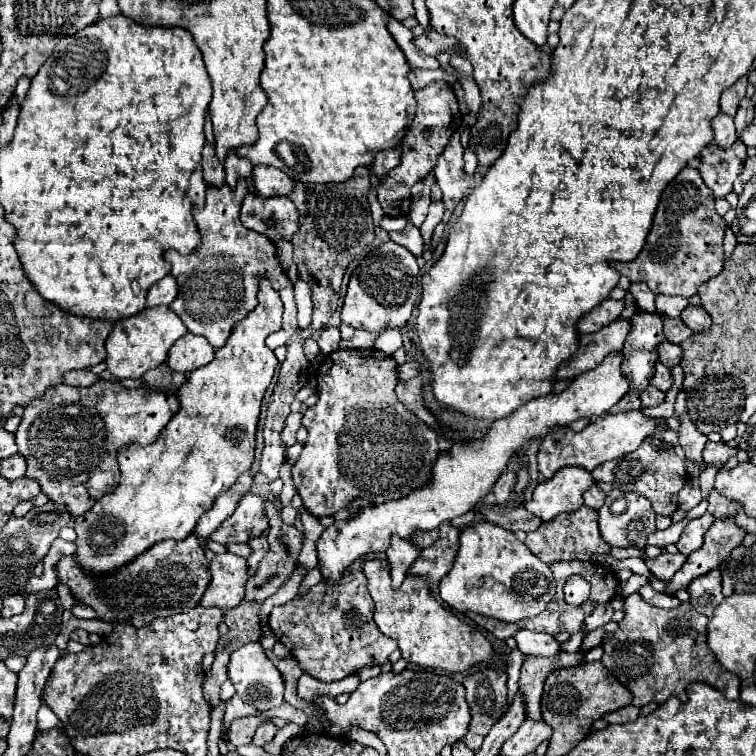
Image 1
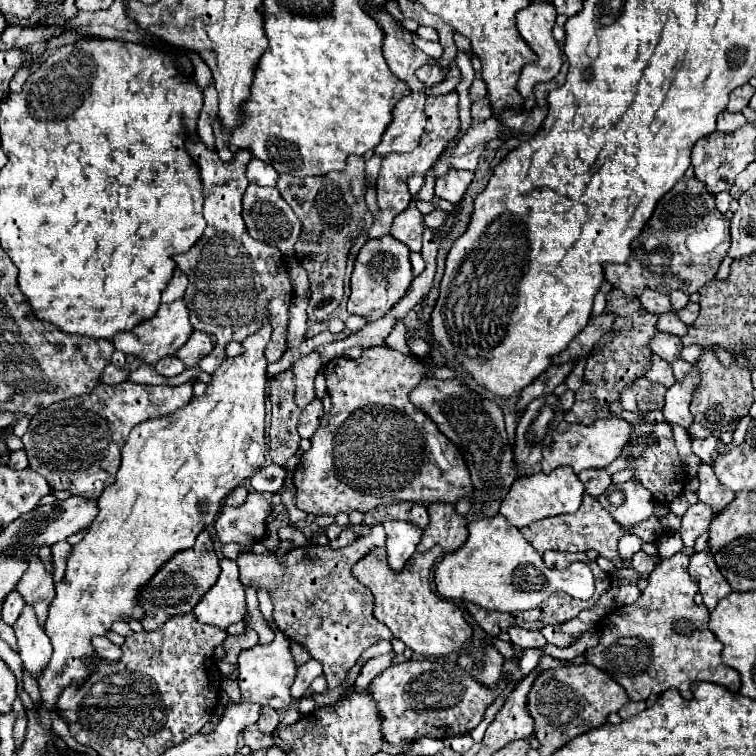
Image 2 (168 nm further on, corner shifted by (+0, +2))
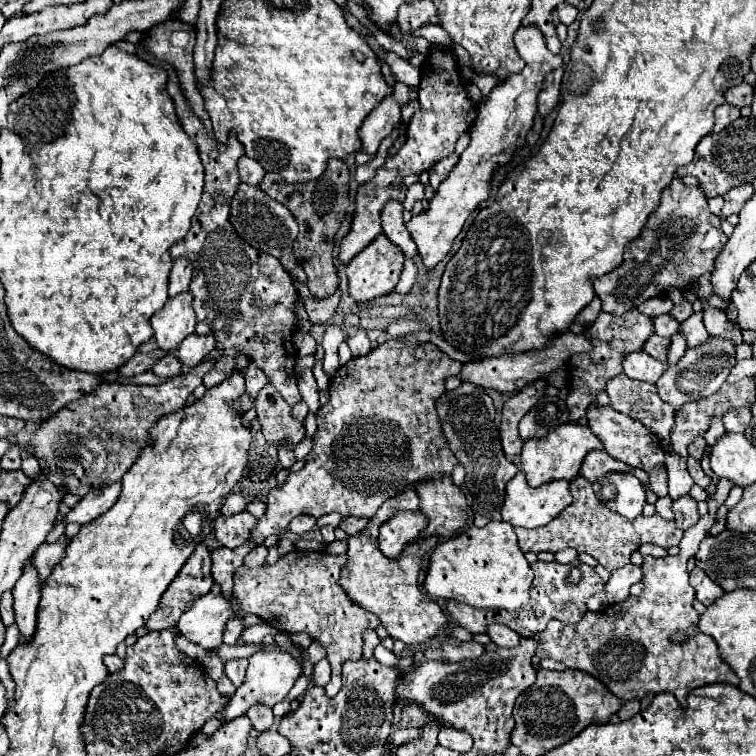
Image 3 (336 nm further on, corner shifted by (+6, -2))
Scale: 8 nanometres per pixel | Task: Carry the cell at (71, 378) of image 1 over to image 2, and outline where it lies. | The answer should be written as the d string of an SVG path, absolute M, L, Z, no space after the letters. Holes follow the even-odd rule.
M109 364L109 366L105 368L105 376L101 378L101 382L103 382L103 384L119 384L119 382L123 382L123 380L127 380L127 378L129 378L129 370L117 368L117 366Z

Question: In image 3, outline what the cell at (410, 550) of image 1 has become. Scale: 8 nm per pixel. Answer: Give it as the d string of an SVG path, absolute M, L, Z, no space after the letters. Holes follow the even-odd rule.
M399 512L379 528L379 550L391 560L399 558L403 548L419 538L425 524L427 520L421 512Z

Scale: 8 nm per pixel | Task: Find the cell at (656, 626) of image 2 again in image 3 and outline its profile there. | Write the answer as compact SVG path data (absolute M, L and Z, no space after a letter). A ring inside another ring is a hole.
M729 480L717 482L715 494L707 498L709 512L705 516L701 516L701 520L685 532L685 536L679 544L681 552L677 556L665 556L665 558L645 556L643 558L643 574L645 574L643 586L645 588L639 596L629 596L625 602L611 604L599 612L587 612L581 618L581 622L577 622L577 624L561 624L557 620L549 622L549 626L537 636L537 640L539 640L537 656L553 658L557 662L563 662L567 668L589 672L591 676L601 680L621 700L641 700L649 692L653 692L653 694L671 692L677 696L677 701L685 708L687 694L693 688L699 688L705 684L715 684L715 682L737 686L739 684L737 674L721 660L715 640L711 636L703 634L697 626L699 614L693 608L695 590L691 588L689 574L687 574L687 560L697 554L699 542L705 538L709 528L715 524L715 514L717 514L719 506L725 502L731 488L733 488L733 484L729 484Z

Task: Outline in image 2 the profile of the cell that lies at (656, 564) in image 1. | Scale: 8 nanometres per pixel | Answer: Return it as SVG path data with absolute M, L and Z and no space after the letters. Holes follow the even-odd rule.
M643 550L635 552L633 558L631 558L633 570L635 570L637 574L641 574L641 576L647 576L647 574L655 568L657 562L659 562L659 556L649 556L649 554L645 554Z

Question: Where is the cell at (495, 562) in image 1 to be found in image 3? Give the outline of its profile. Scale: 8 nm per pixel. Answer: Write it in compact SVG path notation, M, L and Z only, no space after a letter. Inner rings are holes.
M489 522L483 528L471 526L457 538L439 544L431 554L425 592L435 598L457 600L473 608L519 610L529 600L533 570L517 544L509 522Z

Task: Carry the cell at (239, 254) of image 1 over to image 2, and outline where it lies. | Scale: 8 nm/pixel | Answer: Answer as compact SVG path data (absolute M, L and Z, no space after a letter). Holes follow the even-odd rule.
M185 144L187 152L201 168L203 180L203 216L207 220L207 228L197 244L185 252L177 254L177 266L189 276L189 286L185 292L185 300L189 302L189 318L195 330L203 330L215 334L217 344L215 350L199 362L203 372L215 372L221 362L227 358L225 346L231 340L245 340L253 332L261 328L261 322L269 318L275 334L281 336L281 342L273 342L271 360L281 360L287 350L285 328L287 328L287 312L293 300L293 286L289 274L281 274L283 254L279 248L271 248L269 244L259 244L245 232L242 218L242 198L249 180L245 176L245 168L251 160L251 152L237 150L231 162L223 162L215 148L207 148L205 144Z

